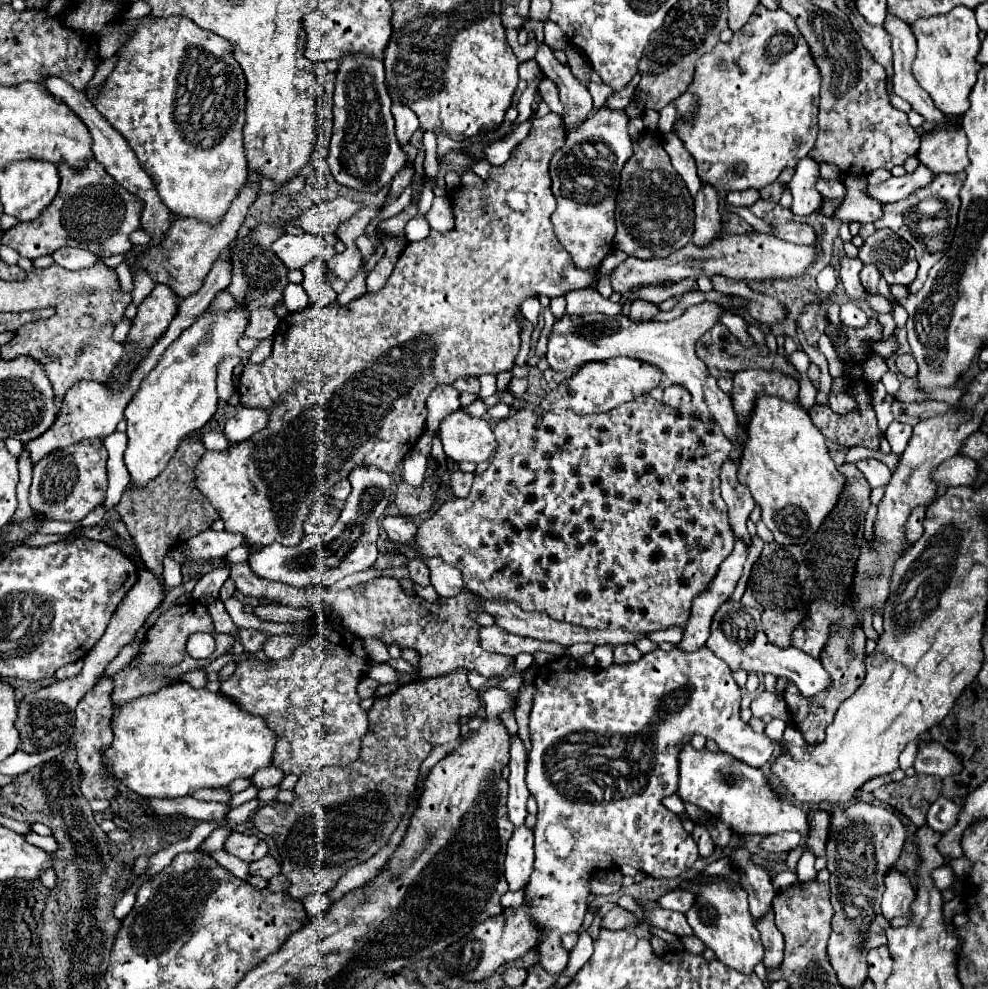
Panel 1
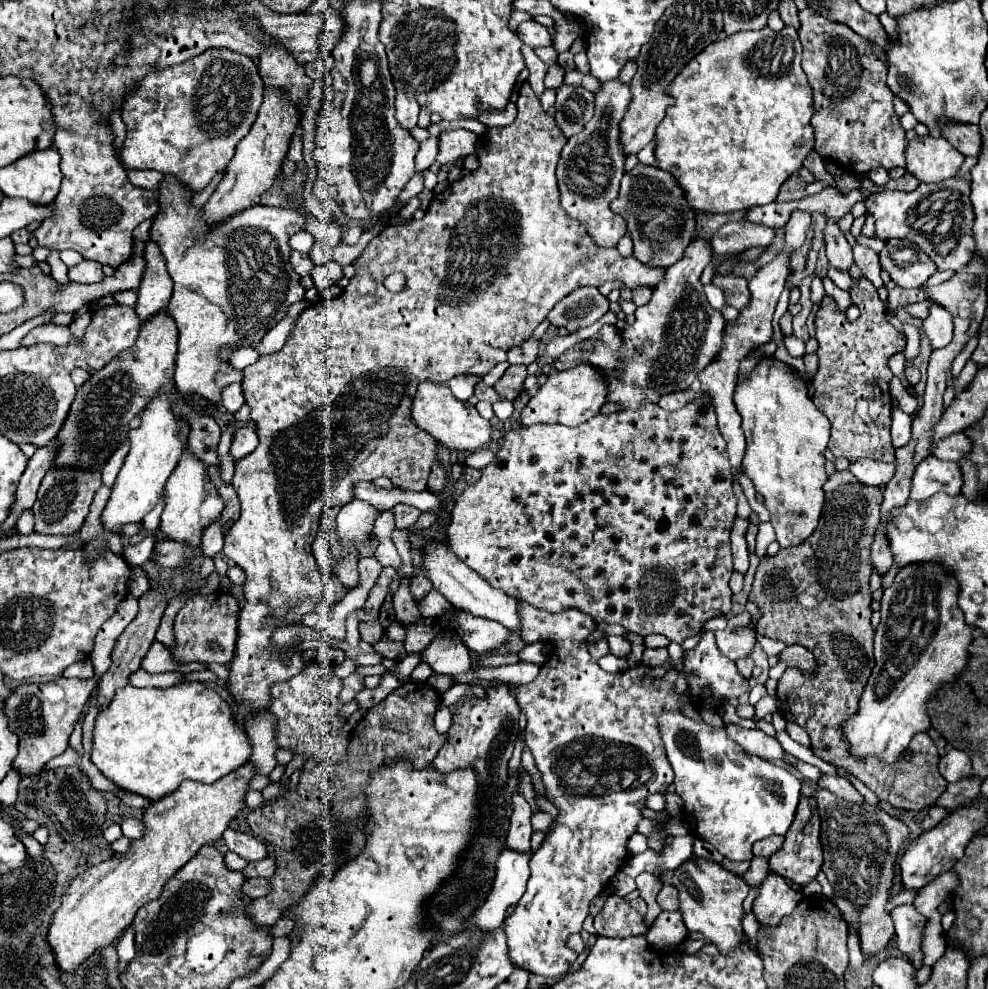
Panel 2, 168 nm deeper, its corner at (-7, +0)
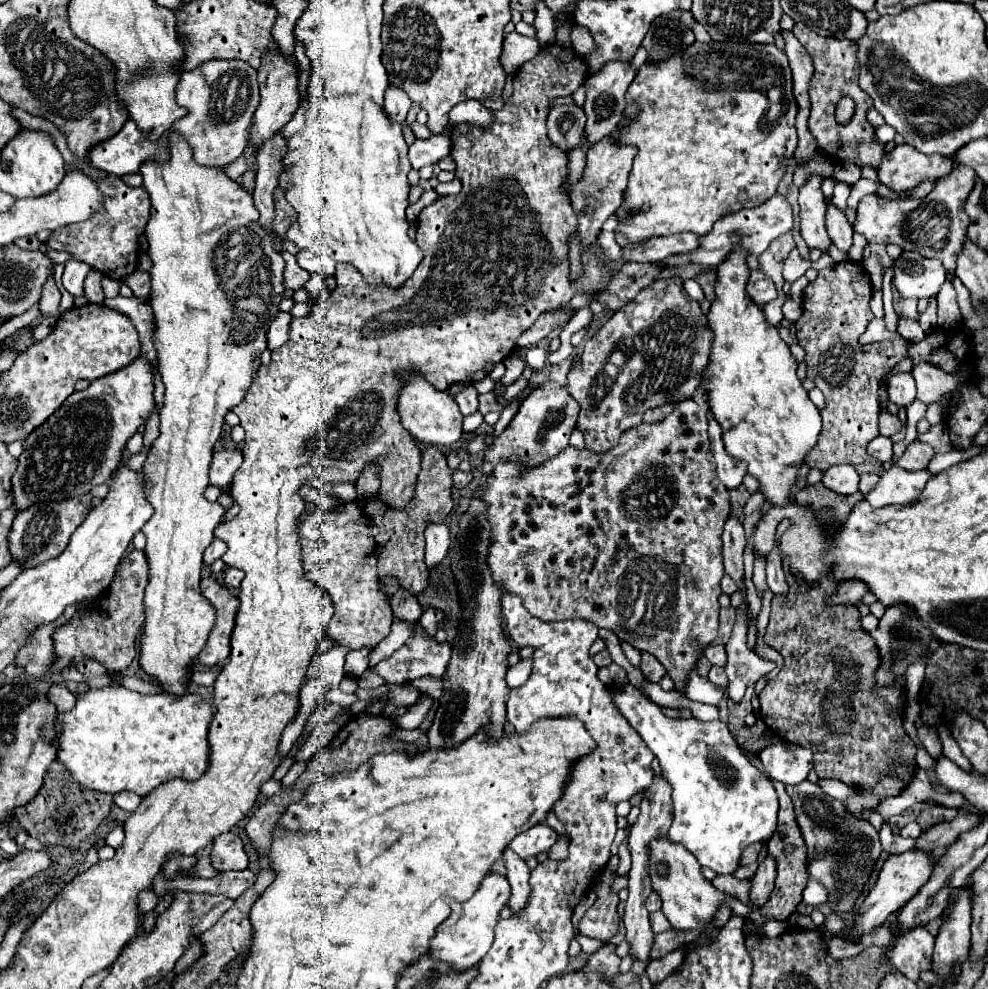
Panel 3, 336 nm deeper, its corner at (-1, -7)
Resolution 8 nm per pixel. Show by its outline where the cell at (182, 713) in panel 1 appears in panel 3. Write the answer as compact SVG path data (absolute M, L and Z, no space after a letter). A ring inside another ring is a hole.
M104 686L78 694L72 710L56 714L56 740L52 740L52 744L56 744L56 760L80 786L106 794L130 790L138 796L148 796L154 788L172 778L198 780L204 774L210 758L206 740L210 720L212 706L196 694L176 698L170 694L140 694L122 686Z

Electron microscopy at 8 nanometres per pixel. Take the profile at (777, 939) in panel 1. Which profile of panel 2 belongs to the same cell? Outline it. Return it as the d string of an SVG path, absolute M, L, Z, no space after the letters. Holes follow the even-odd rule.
M770 873L760 885L752 913L762 927L776 927L780 919L798 905L798 899L802 899L800 891L794 891L784 877Z

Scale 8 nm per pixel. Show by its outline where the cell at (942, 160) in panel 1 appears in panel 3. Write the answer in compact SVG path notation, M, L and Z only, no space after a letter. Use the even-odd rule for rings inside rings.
M908 144L896 146L882 158L880 166L876 168L878 182L894 192L910 190L924 180L936 182L936 178L948 176L950 170L952 170L950 158L940 154L926 156Z

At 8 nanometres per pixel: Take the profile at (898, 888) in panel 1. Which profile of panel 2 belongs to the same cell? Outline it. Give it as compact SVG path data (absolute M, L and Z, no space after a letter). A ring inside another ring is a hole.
M898 905L890 913L896 927L898 949L910 957L914 967L922 967L922 951L920 951L920 935L926 925L926 917L920 915L914 905Z

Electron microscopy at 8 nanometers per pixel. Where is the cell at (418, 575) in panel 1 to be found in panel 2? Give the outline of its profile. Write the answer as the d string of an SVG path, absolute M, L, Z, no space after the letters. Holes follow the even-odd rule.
M416 575L416 577L412 577L410 591L412 591L412 595L414 595L416 601L420 601L430 589L432 589L432 581L430 581L428 577L424 577L424 575Z

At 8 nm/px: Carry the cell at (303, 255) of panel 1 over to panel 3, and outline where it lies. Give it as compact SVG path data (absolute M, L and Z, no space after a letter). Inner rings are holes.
M290 252L282 254L286 268L284 268L284 288L288 290L300 290L304 286L304 282L310 278L310 272L306 272L304 268L298 266L296 258Z

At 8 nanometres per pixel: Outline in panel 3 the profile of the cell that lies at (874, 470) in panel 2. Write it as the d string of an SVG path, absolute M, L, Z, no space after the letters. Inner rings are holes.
M836 464L830 466L824 474L822 474L822 484L838 494L854 494L858 492L858 480L860 476L856 474L856 470L852 470L852 466L848 464Z

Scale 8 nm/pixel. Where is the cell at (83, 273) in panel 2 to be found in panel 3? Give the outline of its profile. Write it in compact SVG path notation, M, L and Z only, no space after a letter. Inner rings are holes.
M90 270L90 272L88 272L86 282L84 282L86 300L90 300L90 302L98 302L98 304L104 302L104 292L102 292L102 284L100 284L102 278L104 278L104 274L100 274L98 270Z

